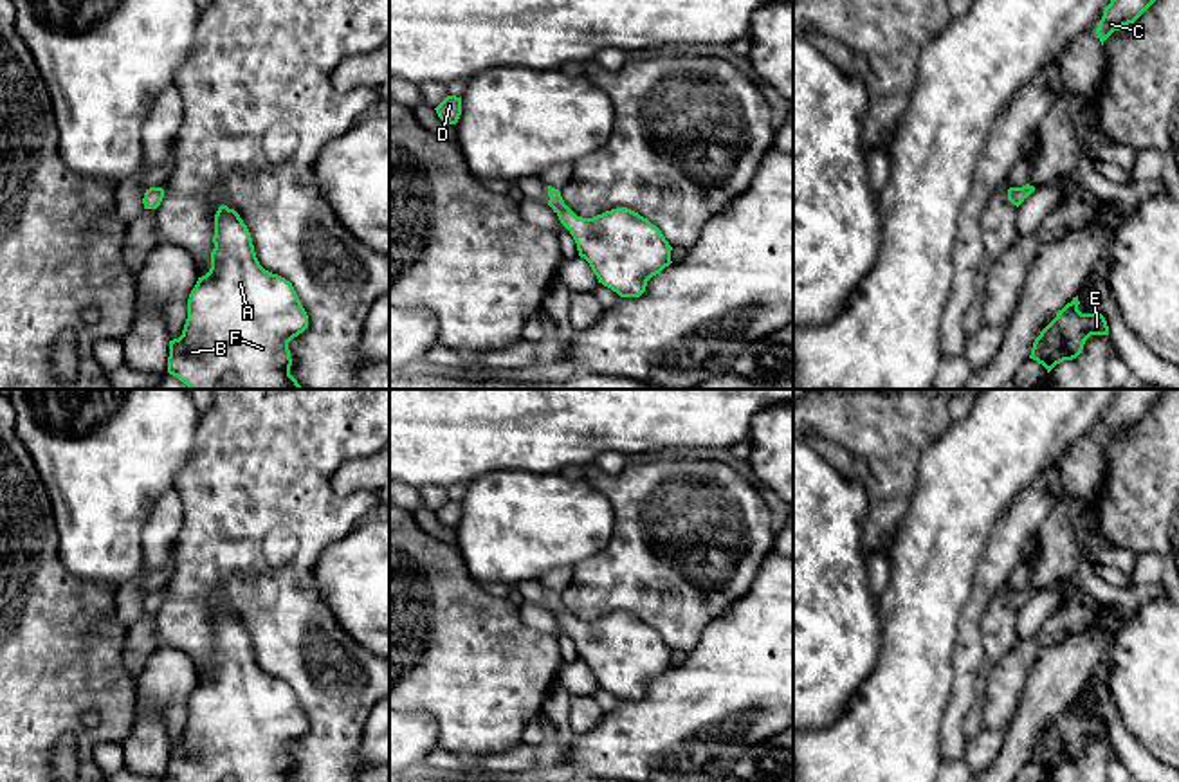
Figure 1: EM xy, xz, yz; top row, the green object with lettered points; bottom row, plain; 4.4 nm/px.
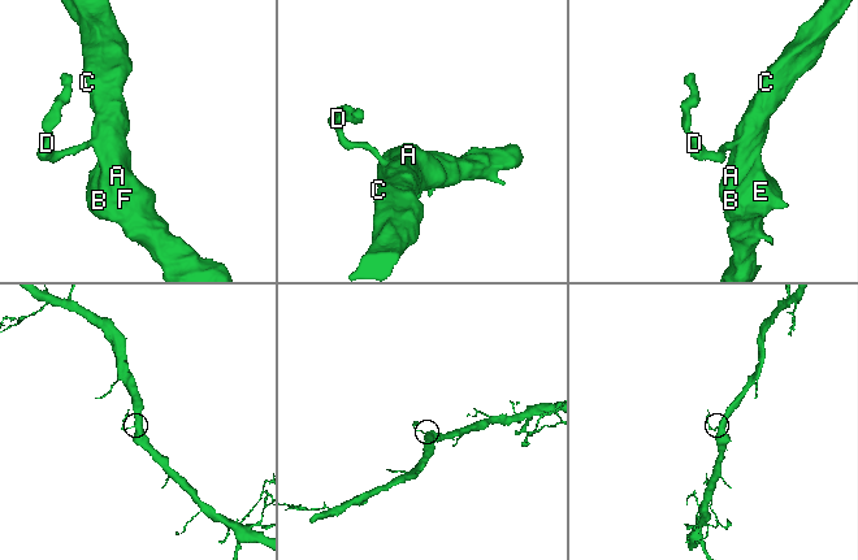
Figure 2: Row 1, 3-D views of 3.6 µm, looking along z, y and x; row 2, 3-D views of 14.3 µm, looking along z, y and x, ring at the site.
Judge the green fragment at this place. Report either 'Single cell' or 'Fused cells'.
Single cell

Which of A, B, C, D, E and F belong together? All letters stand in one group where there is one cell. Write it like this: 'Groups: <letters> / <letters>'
Groups: A B C D E F

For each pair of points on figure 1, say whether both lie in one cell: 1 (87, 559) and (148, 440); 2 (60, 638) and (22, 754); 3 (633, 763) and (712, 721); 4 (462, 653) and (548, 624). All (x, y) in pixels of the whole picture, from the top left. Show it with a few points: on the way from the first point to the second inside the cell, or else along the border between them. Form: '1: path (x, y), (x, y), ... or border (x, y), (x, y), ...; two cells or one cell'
1: path (100, 530), (101, 491), (119, 469); one cell
2: path (31, 667), (22, 676), (22, 725); one cell
3: path (653, 743), (675, 741), (693, 725); one cell
4: border (518, 608), (518, 615), (527, 626), (554, 636); two cells

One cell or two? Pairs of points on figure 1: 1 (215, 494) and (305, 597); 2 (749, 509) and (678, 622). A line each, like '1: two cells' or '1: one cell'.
1: one cell
2: one cell

